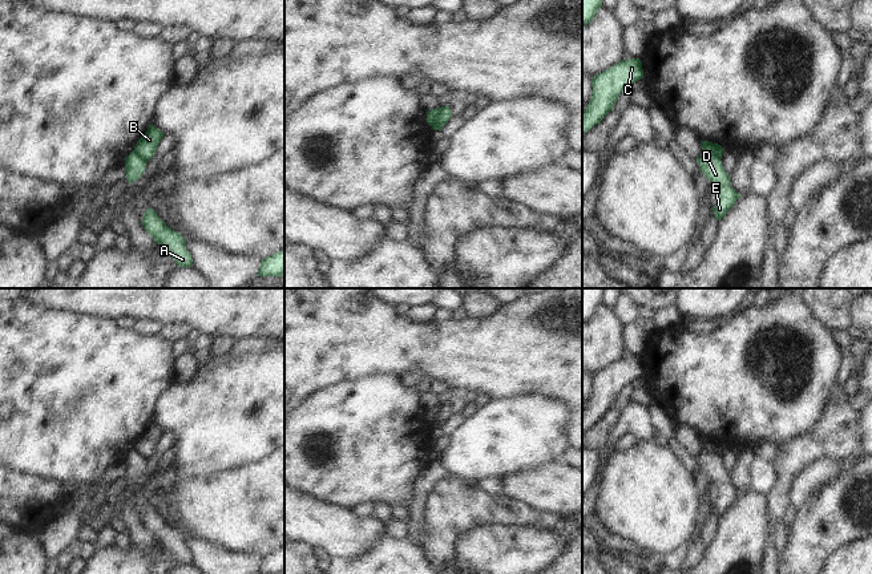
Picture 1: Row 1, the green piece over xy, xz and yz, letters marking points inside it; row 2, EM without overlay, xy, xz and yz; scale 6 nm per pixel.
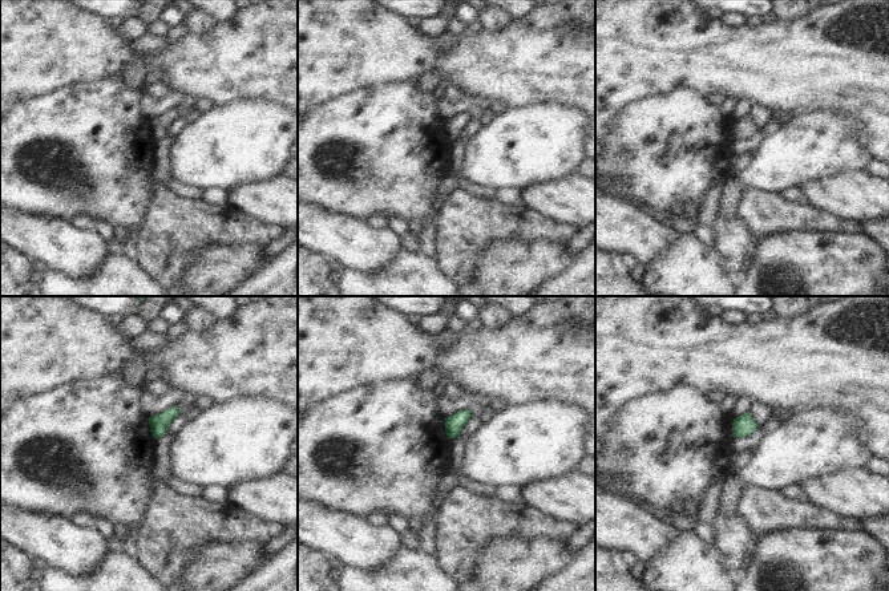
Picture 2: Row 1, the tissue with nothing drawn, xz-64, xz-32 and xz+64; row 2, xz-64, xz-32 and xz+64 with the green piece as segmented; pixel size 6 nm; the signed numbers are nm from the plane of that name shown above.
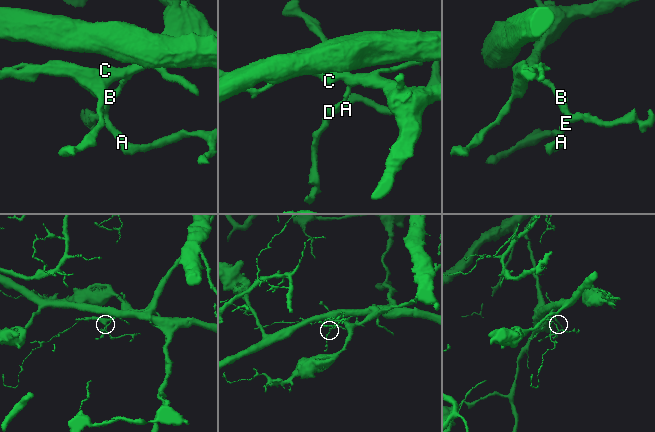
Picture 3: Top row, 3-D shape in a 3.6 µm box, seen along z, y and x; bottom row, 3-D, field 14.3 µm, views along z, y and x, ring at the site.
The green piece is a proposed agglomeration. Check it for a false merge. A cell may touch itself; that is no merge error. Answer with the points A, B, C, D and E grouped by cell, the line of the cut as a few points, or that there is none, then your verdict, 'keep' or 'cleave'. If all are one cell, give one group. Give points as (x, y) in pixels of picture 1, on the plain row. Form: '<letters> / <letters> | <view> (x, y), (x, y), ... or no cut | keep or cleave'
A D E / B C | xz (440, 405), (432, 424) | cleave

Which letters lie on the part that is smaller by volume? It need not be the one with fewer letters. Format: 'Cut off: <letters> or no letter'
Cut off: A, D, E

